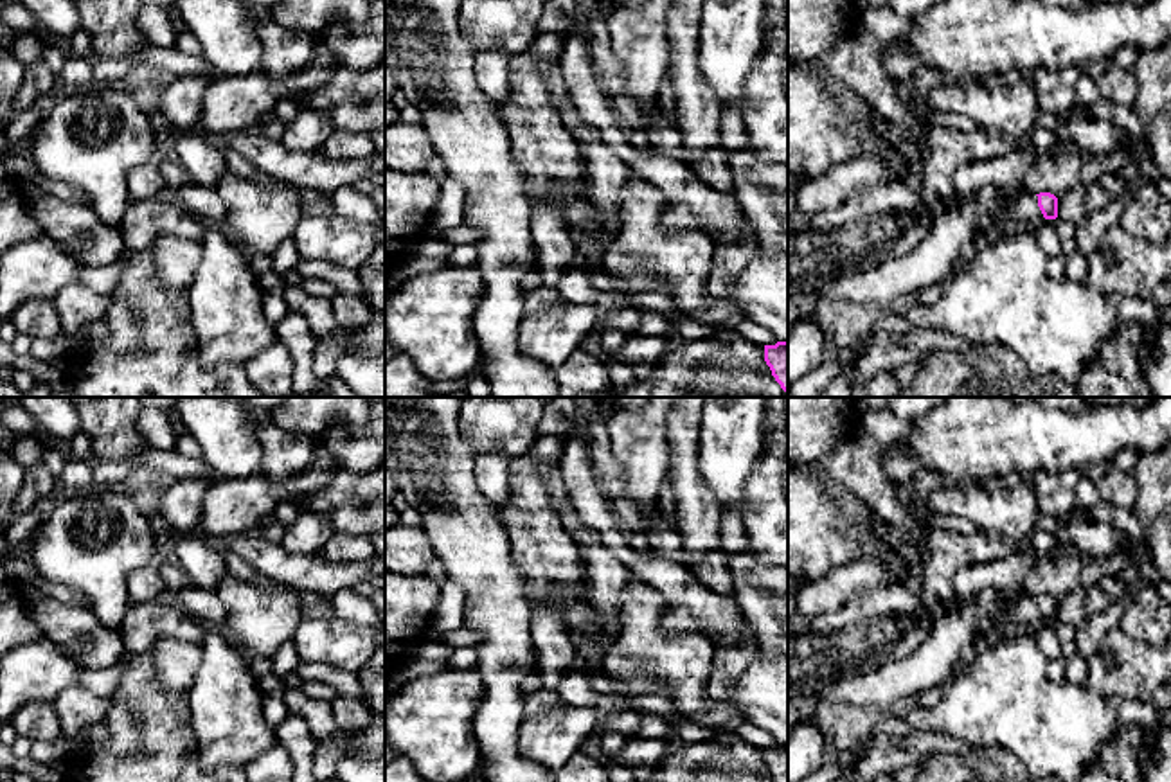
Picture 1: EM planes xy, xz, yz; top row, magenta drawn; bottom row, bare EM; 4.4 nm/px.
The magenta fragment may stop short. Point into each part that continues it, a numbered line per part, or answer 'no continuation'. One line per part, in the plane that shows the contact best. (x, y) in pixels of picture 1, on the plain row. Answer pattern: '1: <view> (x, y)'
1: yz (1026, 615)

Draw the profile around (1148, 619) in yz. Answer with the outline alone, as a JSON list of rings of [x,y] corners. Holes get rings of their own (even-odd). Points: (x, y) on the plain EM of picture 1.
[[[1144,584],[1131,608],[1124,609],[1119,627],[1146,644],[1164,644],[1171,636],[1171,606],[1153,584]]]

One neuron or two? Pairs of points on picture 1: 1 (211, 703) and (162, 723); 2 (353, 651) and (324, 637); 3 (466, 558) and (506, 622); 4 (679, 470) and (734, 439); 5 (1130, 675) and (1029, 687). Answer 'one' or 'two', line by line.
1: two
2: one
3: one
4: two
5: two

